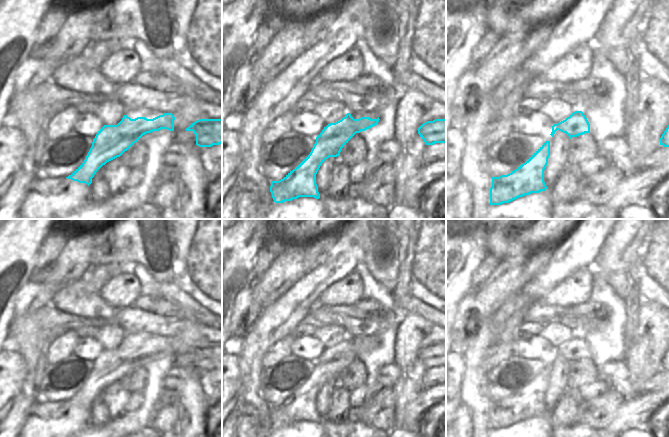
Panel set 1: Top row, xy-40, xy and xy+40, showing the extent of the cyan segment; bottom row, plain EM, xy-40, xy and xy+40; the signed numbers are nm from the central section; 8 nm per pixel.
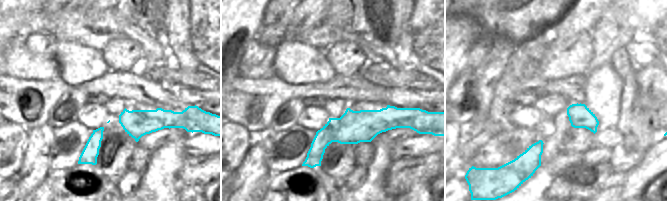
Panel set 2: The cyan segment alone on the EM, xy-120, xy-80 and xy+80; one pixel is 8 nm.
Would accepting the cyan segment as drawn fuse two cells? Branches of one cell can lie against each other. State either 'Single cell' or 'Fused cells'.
Fused cells.

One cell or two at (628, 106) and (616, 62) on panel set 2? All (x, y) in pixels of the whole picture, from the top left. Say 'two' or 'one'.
one

